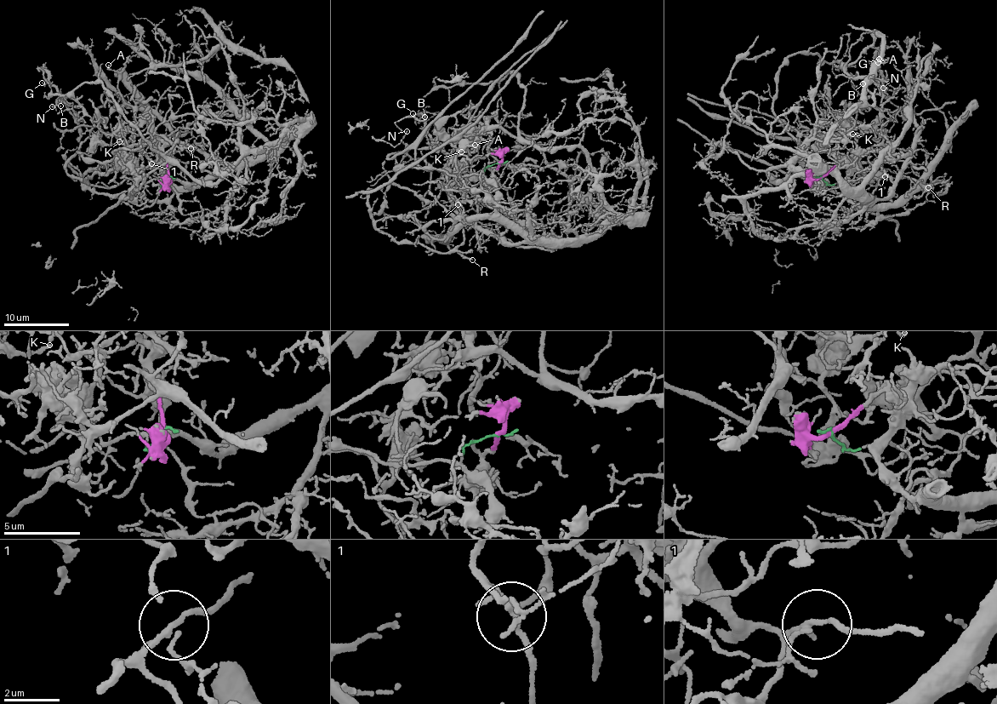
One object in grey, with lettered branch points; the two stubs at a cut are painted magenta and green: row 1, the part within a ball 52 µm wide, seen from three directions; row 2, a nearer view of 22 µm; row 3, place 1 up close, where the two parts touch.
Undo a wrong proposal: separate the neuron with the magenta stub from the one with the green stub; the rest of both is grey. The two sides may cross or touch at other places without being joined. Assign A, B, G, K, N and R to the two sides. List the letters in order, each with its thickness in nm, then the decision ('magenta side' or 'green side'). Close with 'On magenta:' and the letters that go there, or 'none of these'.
A: 100 nm | magenta side
B: 100 nm | magenta side
G: 120 nm | magenta side
K: 160 nm | magenta side
N: 120 nm | magenta side
R: 160 nm | magenta side
On magenta: A, B, G, K, N, R

